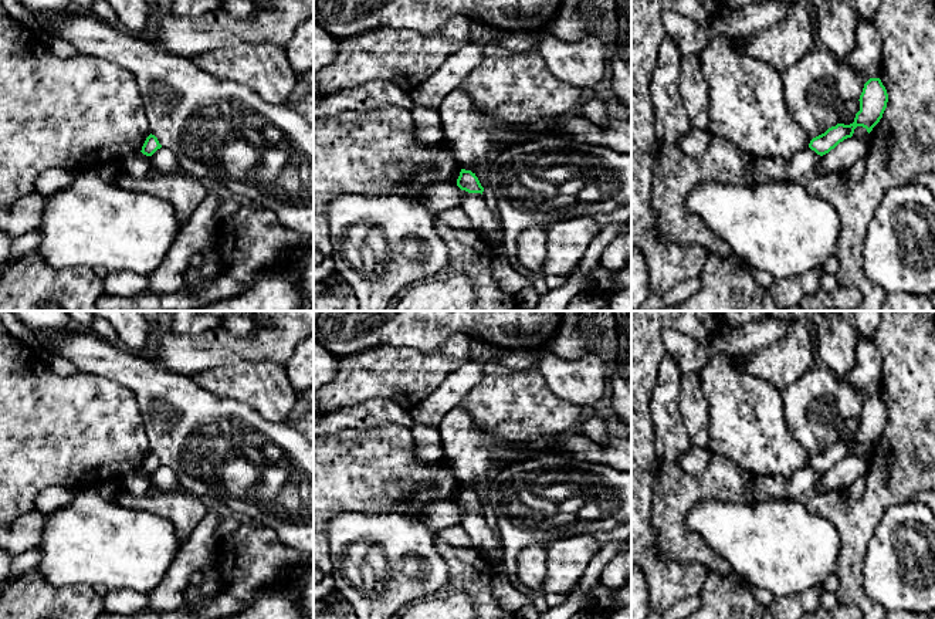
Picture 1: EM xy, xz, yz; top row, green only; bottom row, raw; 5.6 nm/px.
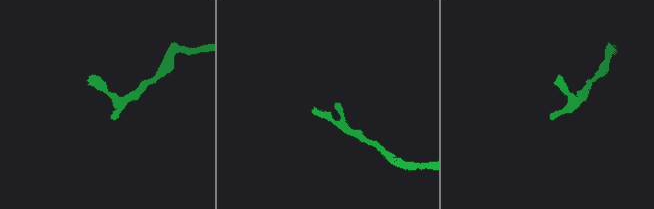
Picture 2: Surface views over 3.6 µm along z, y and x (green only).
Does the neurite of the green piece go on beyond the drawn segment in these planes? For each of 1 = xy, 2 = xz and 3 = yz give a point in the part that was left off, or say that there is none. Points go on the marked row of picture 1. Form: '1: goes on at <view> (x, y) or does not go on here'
1: does not go on here
2: does not go on here
3: does not go on here

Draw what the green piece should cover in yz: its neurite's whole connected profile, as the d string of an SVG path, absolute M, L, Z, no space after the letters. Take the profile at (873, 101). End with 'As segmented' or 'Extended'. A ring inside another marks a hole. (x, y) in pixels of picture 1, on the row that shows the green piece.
M870 78L860 95L860 111L856 114L854 122L850 125L837 124L824 133L813 138L809 148L823 156L834 149L840 142L851 138L857 126L863 126L870 133L880 122L887 108L888 94L880 78Z. As segmented

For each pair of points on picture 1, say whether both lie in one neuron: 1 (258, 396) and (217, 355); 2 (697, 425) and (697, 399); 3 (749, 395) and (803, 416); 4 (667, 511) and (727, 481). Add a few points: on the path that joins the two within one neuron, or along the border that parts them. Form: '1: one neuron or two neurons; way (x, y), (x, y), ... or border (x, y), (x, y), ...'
1: two neurons; border (258, 361), (216, 365), (195, 374)
2: one neuron; way (697, 419), (697, 405)
3: two neurons; border (779, 392), (786, 428), (796, 440)
4: one neuron; way (681, 497), (688, 490), (712, 484)

